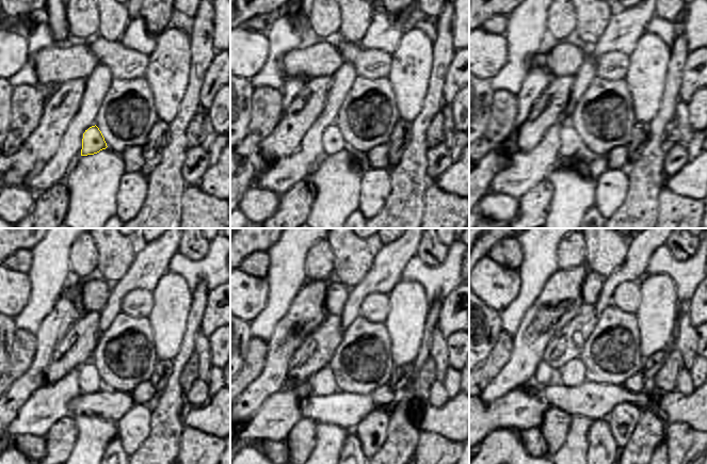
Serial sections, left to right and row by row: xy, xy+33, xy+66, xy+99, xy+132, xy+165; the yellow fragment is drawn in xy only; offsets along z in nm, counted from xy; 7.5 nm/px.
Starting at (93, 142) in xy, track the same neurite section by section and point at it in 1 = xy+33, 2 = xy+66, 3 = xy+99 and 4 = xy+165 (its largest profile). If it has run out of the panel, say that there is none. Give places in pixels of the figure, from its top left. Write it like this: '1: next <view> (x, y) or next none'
1: next xy+33 (334, 141)
2: next xy+66 (572, 144)
3: next xy+99 (91, 382)
4: next xy+165 (569, 374)

